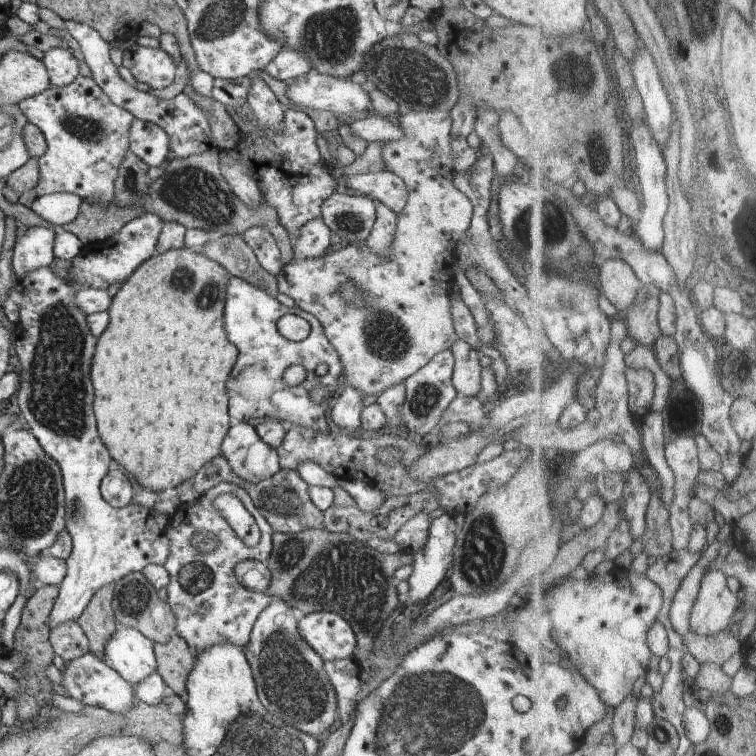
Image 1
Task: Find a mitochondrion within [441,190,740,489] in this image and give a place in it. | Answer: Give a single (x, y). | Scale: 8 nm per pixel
(549, 220)

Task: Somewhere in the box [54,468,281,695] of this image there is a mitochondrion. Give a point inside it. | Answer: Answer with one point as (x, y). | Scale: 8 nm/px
(196, 578)

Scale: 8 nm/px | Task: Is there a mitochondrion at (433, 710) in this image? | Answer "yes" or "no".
yes

